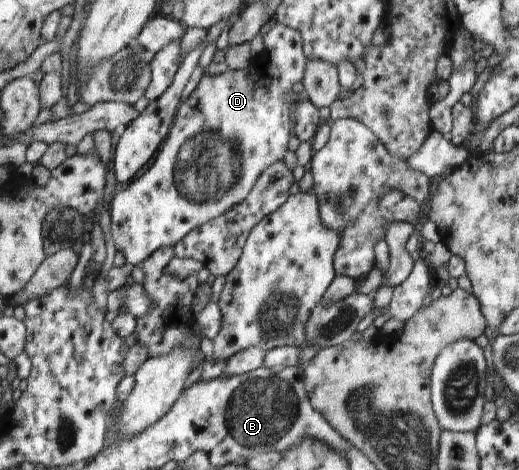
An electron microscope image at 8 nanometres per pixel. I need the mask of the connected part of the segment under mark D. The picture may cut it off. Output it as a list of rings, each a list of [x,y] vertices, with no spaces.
[[[276,23],[264,35],[263,51],[258,56],[251,58],[250,64],[244,69],[227,69],[226,72],[221,72],[220,74],[210,74],[204,70],[202,71],[201,75],[197,78],[198,83],[196,87],[193,88],[192,93],[185,100],[183,106],[181,106],[176,116],[176,122],[172,124],[171,132],[168,138],[164,140],[164,144],[161,146],[153,165],[142,173],[141,176],[138,176],[137,180],[133,180],[131,184],[128,184],[127,188],[115,194],[111,200],[110,208],[108,209],[111,220],[111,236],[113,237],[113,242],[115,242],[116,250],[121,252],[125,257],[125,264],[130,266],[141,265],[148,256],[155,254],[161,247],[168,247],[169,245],[179,243],[194,228],[219,218],[224,212],[239,204],[247,196],[255,181],[260,178],[263,170],[271,167],[273,163],[281,161],[281,158],[287,152],[287,142],[289,142],[289,136],[291,136],[291,108],[289,108],[289,104],[283,102],[283,96],[291,90],[291,86],[295,82],[303,80],[306,68],[307,60],[303,51],[303,37],[301,33],[284,24]]]

